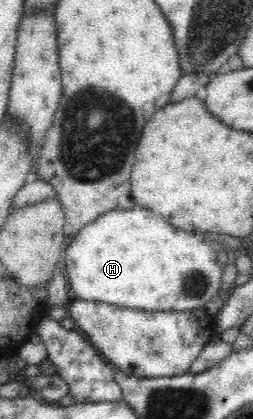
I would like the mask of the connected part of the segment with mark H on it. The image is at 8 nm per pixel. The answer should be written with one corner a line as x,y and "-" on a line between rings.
136,204
126,210
111,210
100,214
96,220
84,225
78,234
72,236
64,253
68,284
76,298
154,312
204,307
216,297
223,272
218,266
215,245
201,236
192,236
170,226
162,216

